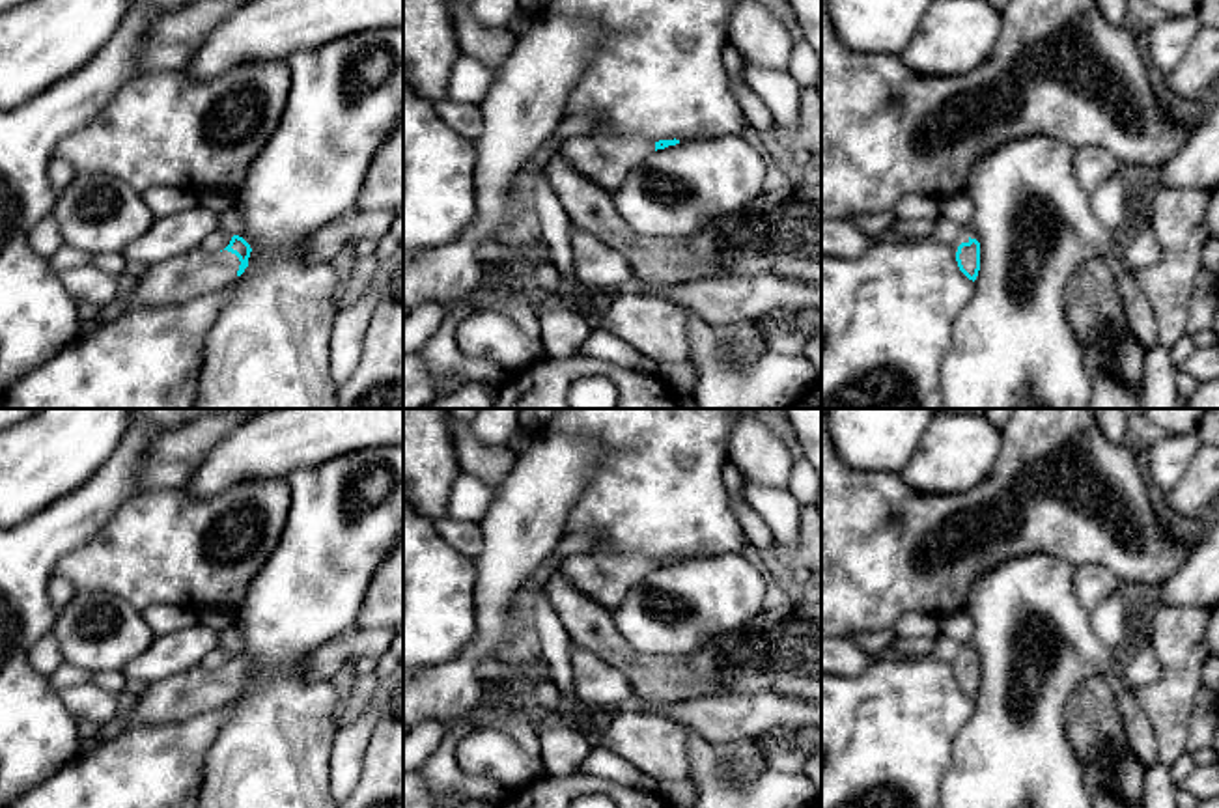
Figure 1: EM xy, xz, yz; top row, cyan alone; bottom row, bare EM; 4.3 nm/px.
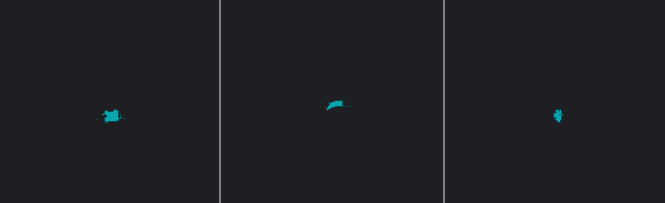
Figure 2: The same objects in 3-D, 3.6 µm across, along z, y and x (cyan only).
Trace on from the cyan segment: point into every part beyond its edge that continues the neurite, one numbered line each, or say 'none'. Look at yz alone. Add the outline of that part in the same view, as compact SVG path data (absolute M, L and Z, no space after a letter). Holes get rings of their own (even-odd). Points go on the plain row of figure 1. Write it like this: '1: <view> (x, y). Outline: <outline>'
none

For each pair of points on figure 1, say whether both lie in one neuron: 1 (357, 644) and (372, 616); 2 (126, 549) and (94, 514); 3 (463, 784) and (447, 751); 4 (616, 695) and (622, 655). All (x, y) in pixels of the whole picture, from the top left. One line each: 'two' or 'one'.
1: two
2: two
3: one
4: two

